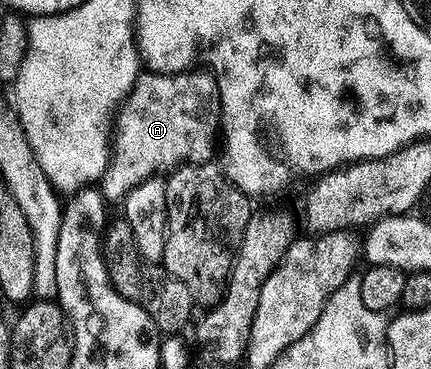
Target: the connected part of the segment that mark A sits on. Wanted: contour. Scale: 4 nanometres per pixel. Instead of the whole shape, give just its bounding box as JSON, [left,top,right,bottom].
[102,70,220,201]

